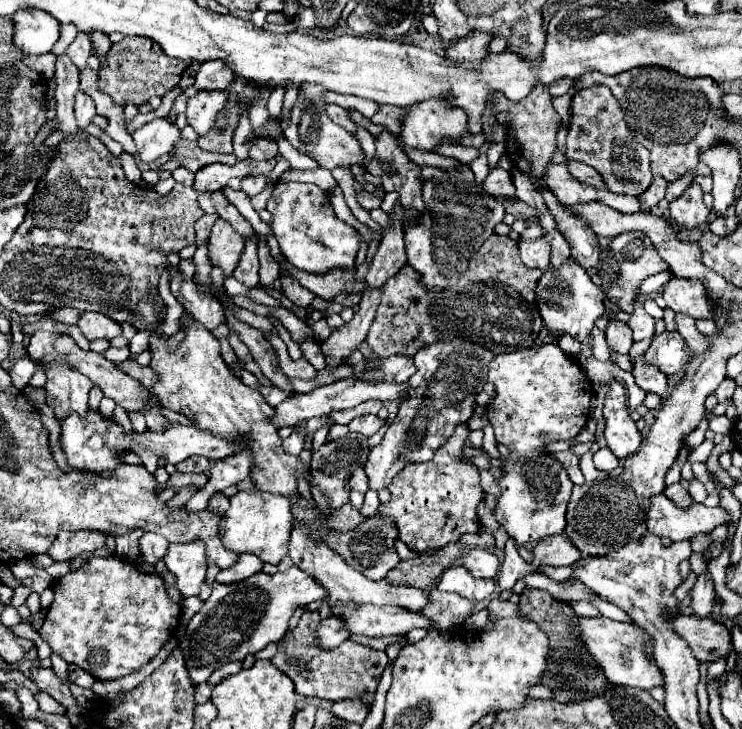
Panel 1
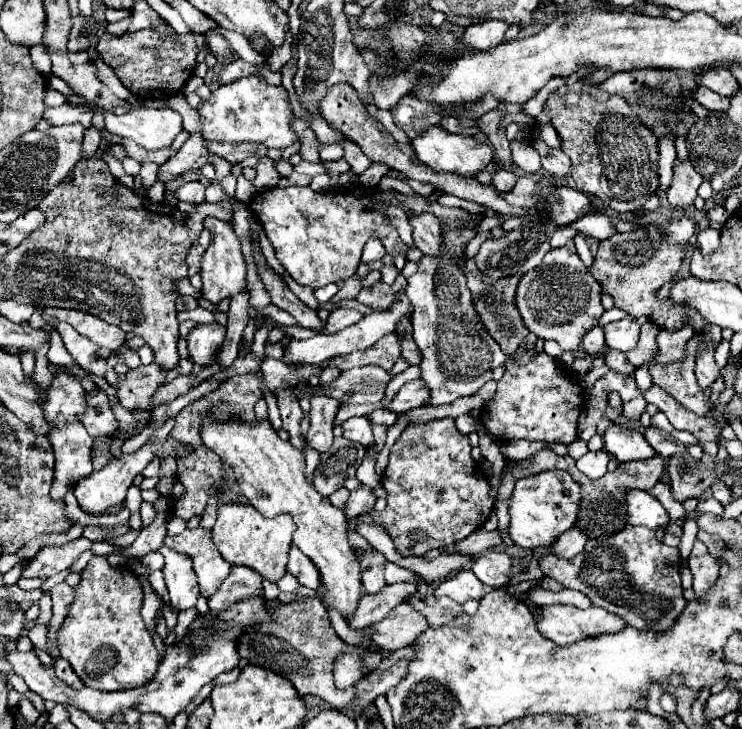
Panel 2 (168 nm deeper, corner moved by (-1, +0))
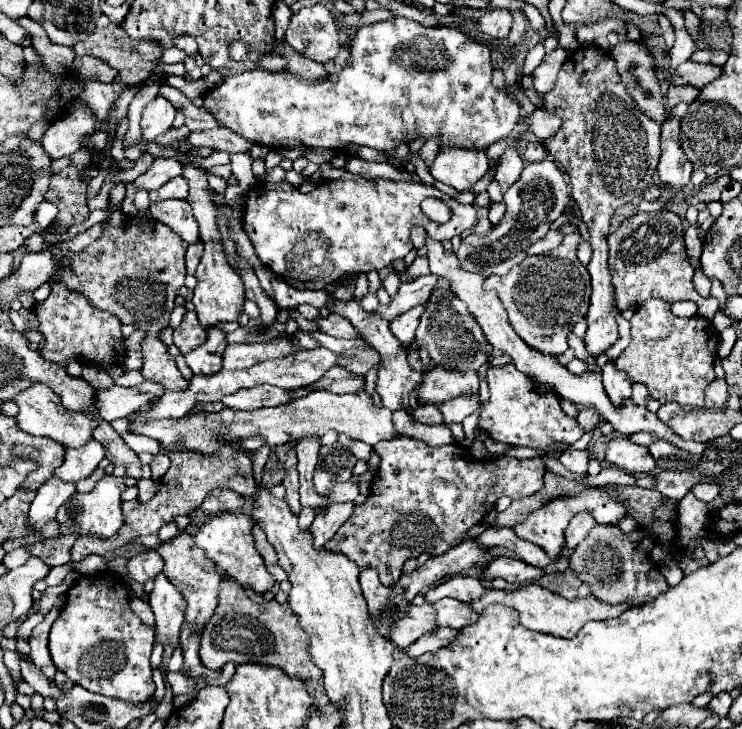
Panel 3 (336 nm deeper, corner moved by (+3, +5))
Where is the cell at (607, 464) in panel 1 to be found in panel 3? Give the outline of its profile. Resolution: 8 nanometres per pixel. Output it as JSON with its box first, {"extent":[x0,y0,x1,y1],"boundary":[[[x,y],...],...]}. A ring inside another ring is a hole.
{"extent":[560,448,590,474],"boundary":[[[590,448],[566,450],[560,456],[560,462],[576,474],[586,474],[588,472],[588,460],[590,460]]]}

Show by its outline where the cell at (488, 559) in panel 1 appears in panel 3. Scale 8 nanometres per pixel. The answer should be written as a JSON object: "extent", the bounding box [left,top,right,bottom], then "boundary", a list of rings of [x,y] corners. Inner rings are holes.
{"extent":[480,556,544,582],"boundary":[[[498,556],[492,558],[490,564],[482,570],[480,578],[482,580],[496,580],[496,578],[504,578],[508,582],[524,582],[524,580],[532,580],[532,578],[540,578],[544,572],[540,568],[534,568],[530,564],[524,564],[522,560],[516,558],[506,558],[506,556]]]}

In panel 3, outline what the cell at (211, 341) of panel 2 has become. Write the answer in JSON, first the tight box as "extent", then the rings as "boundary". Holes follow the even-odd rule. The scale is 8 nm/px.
{"extent":[184,328,226,374],"boundary":[[[218,328],[208,330],[208,338],[194,352],[184,354],[186,364],[194,374],[214,374],[222,370],[222,354],[226,348],[226,334]]]}

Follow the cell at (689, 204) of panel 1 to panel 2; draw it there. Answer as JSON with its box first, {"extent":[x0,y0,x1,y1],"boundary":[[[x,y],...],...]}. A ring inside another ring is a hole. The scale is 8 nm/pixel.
{"extent":[666,161,702,207],"boundary":[[[678,161],[674,163],[674,179],[672,185],[666,189],[666,197],[672,207],[690,207],[696,199],[696,191],[702,183],[700,173],[692,169],[692,163]]]}

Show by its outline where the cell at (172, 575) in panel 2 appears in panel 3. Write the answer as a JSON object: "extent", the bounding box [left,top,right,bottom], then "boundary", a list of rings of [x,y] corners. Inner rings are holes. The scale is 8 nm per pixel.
{"extent":[150,572,188,646],"boundary":[[[164,572],[154,578],[154,590],[150,592],[150,606],[156,618],[156,632],[162,644],[172,642],[178,646],[178,636],[184,624],[184,612],[188,604],[184,604],[184,598],[176,588],[172,588],[172,582],[164,578]]]}

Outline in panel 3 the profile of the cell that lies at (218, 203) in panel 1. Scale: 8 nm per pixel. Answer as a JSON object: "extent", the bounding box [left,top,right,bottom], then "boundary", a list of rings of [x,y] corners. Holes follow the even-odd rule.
{"extent":[314,314,360,338],"boundary":[[[328,314],[326,318],[318,316],[314,322],[316,322],[320,332],[330,334],[334,338],[358,338],[360,336],[358,330],[346,318],[338,316],[338,314]]]}

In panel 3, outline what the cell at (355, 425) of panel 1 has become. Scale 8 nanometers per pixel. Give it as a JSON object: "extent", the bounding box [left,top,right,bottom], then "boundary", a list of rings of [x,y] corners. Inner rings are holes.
{"extent":[338,436,372,460],"boundary":[[[340,436],[338,440],[340,440],[340,444],[342,444],[342,446],[350,448],[350,450],[352,450],[352,454],[354,454],[356,458],[362,458],[362,460],[368,460],[368,458],[370,458],[372,446],[364,444],[364,442],[360,442],[360,440],[348,440],[348,436]]]}

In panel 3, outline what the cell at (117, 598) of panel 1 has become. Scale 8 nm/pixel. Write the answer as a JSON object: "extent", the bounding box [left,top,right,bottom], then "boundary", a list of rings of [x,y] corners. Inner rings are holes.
{"extent":[48,576,154,702],"boundary":[[[82,576],[76,582],[76,586],[68,590],[66,606],[58,620],[52,624],[48,636],[48,648],[56,668],[66,672],[66,676],[74,680],[74,684],[80,684],[82,688],[102,696],[120,698],[124,702],[144,702],[154,694],[154,680],[150,668],[152,644],[154,644],[152,628],[144,626],[140,618],[130,610],[130,592],[126,584],[124,588],[116,588],[96,576]]]}

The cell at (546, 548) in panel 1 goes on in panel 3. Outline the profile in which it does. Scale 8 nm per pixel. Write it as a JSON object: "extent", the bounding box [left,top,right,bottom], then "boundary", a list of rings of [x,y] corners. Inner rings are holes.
{"extent":[566,512,596,548],"boundary":[[[580,512],[580,514],[576,514],[572,520],[570,520],[570,524],[568,524],[568,528],[566,528],[566,548],[576,548],[584,538],[586,538],[586,534],[590,532],[590,528],[596,524],[596,520],[590,516],[590,512]]]}

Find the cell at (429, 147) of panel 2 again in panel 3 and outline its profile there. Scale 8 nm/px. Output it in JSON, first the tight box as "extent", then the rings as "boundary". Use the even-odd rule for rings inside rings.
{"extent":[430,146,488,192],"boundary":[[[442,146],[430,166],[430,174],[442,184],[466,192],[488,172],[488,166],[486,152],[482,150]]]}

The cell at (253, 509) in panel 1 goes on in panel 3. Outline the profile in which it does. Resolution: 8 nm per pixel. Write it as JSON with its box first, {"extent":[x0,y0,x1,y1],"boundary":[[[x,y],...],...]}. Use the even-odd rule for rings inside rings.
{"extent":[196,512,276,594],"boundary":[[[218,512],[216,516],[210,516],[200,526],[200,530],[196,534],[196,546],[206,550],[206,554],[216,562],[216,566],[224,574],[234,576],[240,584],[248,584],[256,592],[262,594],[262,592],[268,592],[276,584],[276,580],[268,572],[260,552],[256,552],[254,536],[252,536],[254,526],[256,526],[256,522],[248,514],[242,514],[242,512]]]}

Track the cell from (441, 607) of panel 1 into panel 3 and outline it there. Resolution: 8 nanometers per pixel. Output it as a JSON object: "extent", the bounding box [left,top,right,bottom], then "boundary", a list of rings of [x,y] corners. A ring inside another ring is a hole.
{"extent":[472,586,626,638],"boundary":[[[526,586],[522,590],[488,590],[480,600],[472,602],[472,608],[476,612],[482,612],[488,604],[504,604],[504,606],[512,606],[520,612],[520,624],[534,630],[534,632],[544,632],[544,634],[552,634],[552,636],[560,636],[560,638],[574,638],[576,632],[588,622],[588,620],[608,620],[608,618],[616,618],[620,616],[626,606],[608,606],[600,600],[596,600],[594,596],[588,598],[574,598],[574,600],[566,600],[560,594],[554,594],[546,588],[540,586]]]}

